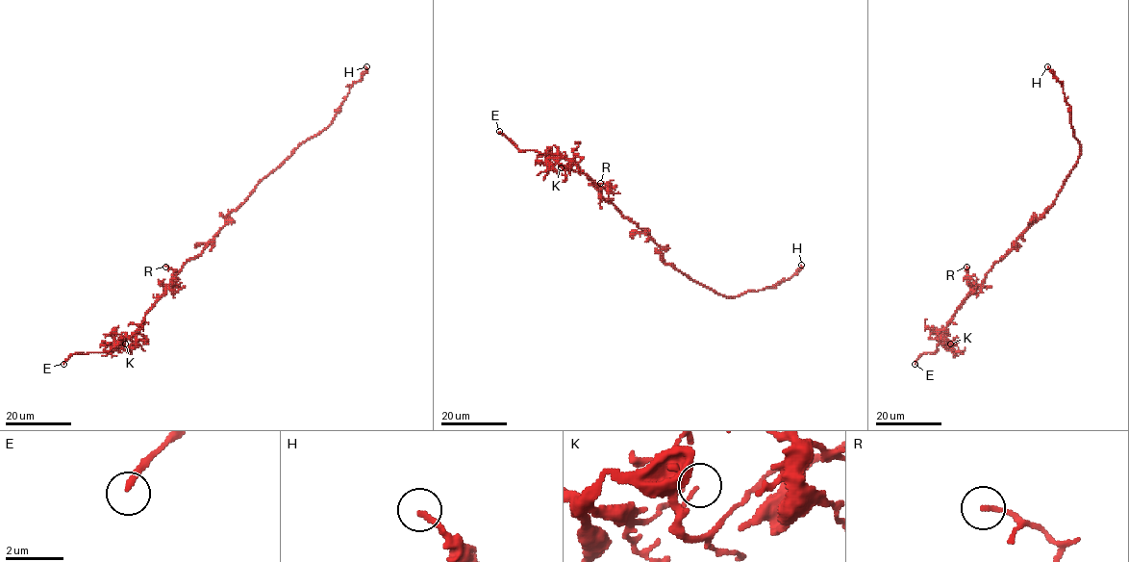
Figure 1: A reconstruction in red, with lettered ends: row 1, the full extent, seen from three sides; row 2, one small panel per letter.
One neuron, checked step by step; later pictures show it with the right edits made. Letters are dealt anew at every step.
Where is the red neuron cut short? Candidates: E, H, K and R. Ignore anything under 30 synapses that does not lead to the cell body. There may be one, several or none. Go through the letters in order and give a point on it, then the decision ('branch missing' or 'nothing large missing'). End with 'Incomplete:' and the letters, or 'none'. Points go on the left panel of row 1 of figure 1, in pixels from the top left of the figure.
E: place (63, 364); branch missing
H: place (366, 66); nothing large missing
K: place (125, 344); nothing large missing
R: place (165, 267); nothing large missing
Incomplete: E

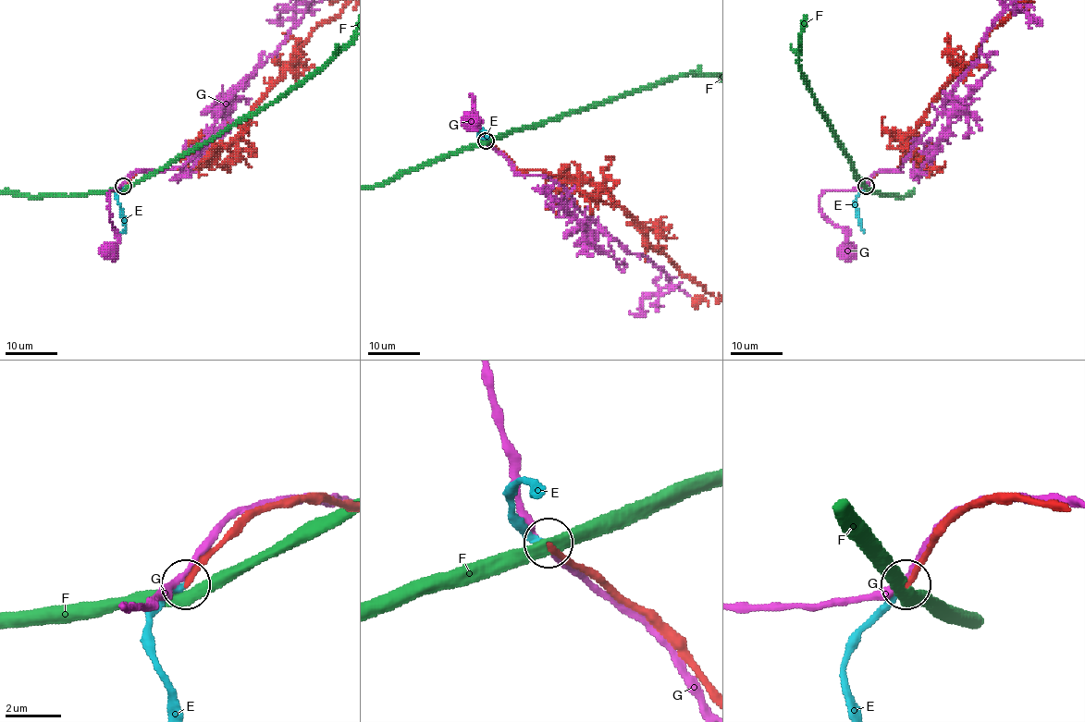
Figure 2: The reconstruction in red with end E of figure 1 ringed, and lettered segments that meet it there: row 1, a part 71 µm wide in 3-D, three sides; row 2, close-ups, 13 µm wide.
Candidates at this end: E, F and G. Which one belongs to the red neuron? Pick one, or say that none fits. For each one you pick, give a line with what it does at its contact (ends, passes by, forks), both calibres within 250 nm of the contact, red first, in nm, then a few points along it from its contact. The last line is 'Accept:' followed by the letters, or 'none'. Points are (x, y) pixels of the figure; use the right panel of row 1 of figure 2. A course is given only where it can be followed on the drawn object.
E: It ends there. Thickness 200 nm (red) against 240 nm
Accept: E

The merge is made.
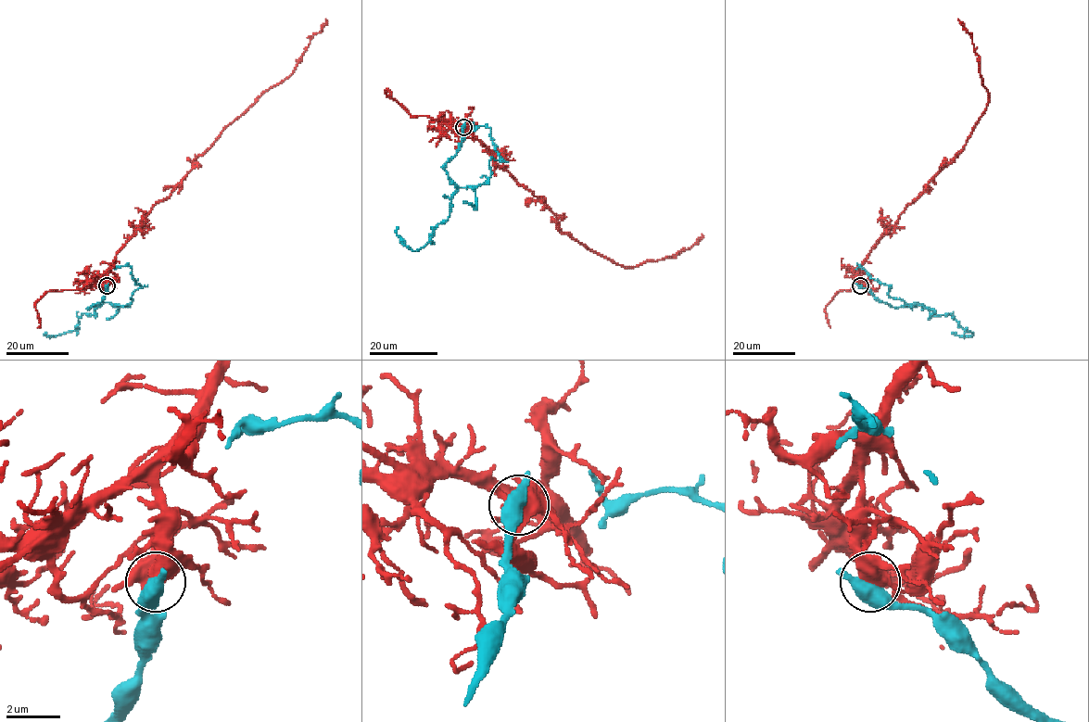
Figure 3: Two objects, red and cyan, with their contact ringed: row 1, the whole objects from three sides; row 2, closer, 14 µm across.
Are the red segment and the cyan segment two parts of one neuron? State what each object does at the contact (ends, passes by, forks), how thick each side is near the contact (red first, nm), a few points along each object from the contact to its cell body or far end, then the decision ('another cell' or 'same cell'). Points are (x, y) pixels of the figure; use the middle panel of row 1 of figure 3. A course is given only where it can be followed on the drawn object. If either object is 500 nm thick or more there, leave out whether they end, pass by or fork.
calibres 500 and 480 nm; course red (463, 127), (501, 168), (545, 203), (562, 232), (615, 263), (634, 267), (675, 258), (702, 234); course cyan (463, 127), (445, 170), (461, 188), (483, 184), (491, 174), (489, 159), (501, 158), (491, 130), (473, 122); another cell

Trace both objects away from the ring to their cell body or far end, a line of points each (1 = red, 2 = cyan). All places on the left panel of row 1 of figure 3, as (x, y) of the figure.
1: (107, 285), (107, 270), (142, 219), (182, 181), (196, 157), (221, 132), (263, 92), (286, 79), (326, 18)
2: (107, 285), (104, 298), (89, 308), (105, 302), (127, 307), (132, 294), (142, 286), (129, 265), (115, 270)

